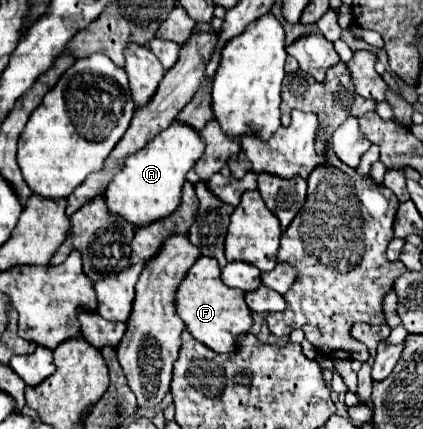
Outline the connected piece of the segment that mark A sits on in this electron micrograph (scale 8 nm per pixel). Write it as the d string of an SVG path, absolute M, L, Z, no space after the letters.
M177 121L171 123L163 133L149 141L145 149L131 155L125 161L125 169L115 175L105 193L109 213L123 217L135 229L169 217L179 207L185 175L195 167L203 149L203 139L195 129Z

